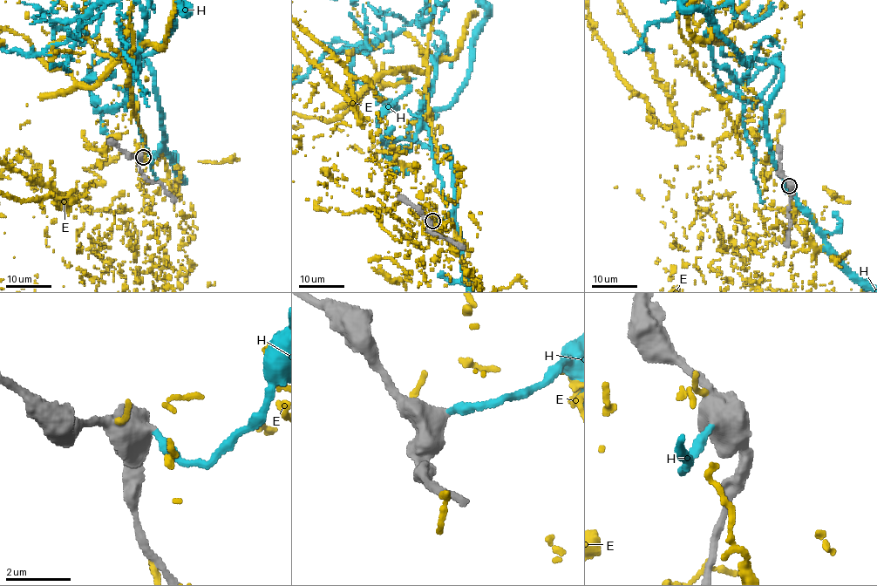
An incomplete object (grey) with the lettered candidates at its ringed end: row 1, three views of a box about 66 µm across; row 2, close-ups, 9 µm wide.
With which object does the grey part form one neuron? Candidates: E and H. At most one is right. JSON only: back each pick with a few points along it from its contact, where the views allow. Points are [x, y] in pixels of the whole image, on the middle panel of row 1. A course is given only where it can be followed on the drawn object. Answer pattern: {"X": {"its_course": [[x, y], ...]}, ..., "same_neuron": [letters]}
{"same_neuron": ["H"]}

